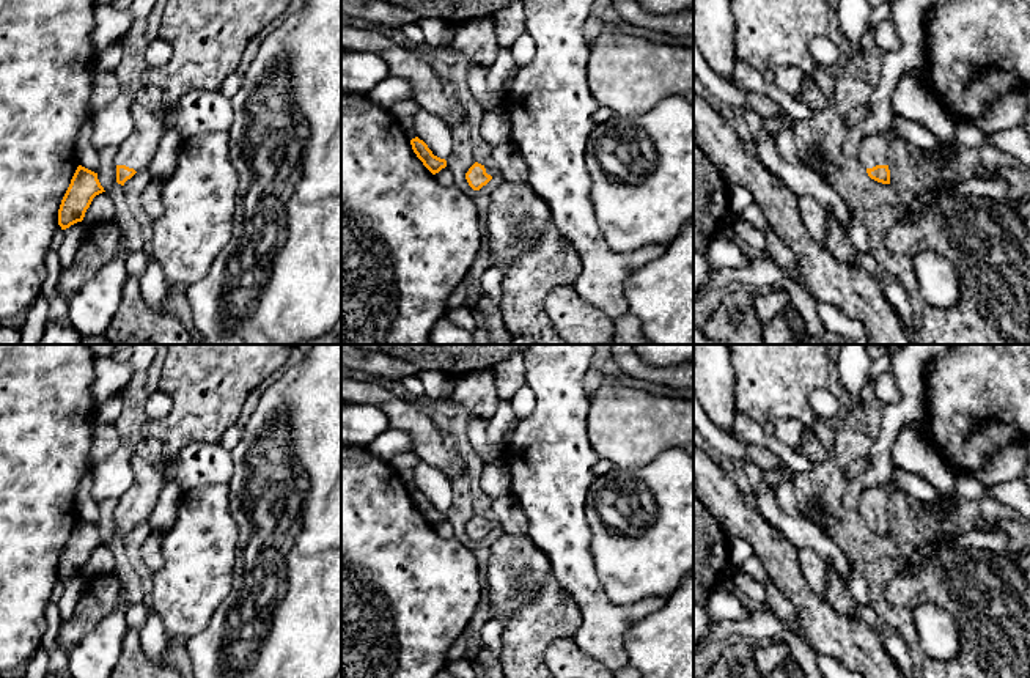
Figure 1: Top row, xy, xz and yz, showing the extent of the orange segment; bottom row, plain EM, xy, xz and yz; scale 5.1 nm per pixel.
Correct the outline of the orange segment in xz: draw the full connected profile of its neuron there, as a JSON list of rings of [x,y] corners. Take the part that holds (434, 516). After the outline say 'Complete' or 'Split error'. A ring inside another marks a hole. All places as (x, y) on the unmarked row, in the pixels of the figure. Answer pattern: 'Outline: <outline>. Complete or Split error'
Outline: [[[418,489],[412,491],[410,497],[417,510],[432,527],[439,525],[442,521],[447,519],[447,513],[434,508],[428,497]]]. Complete

